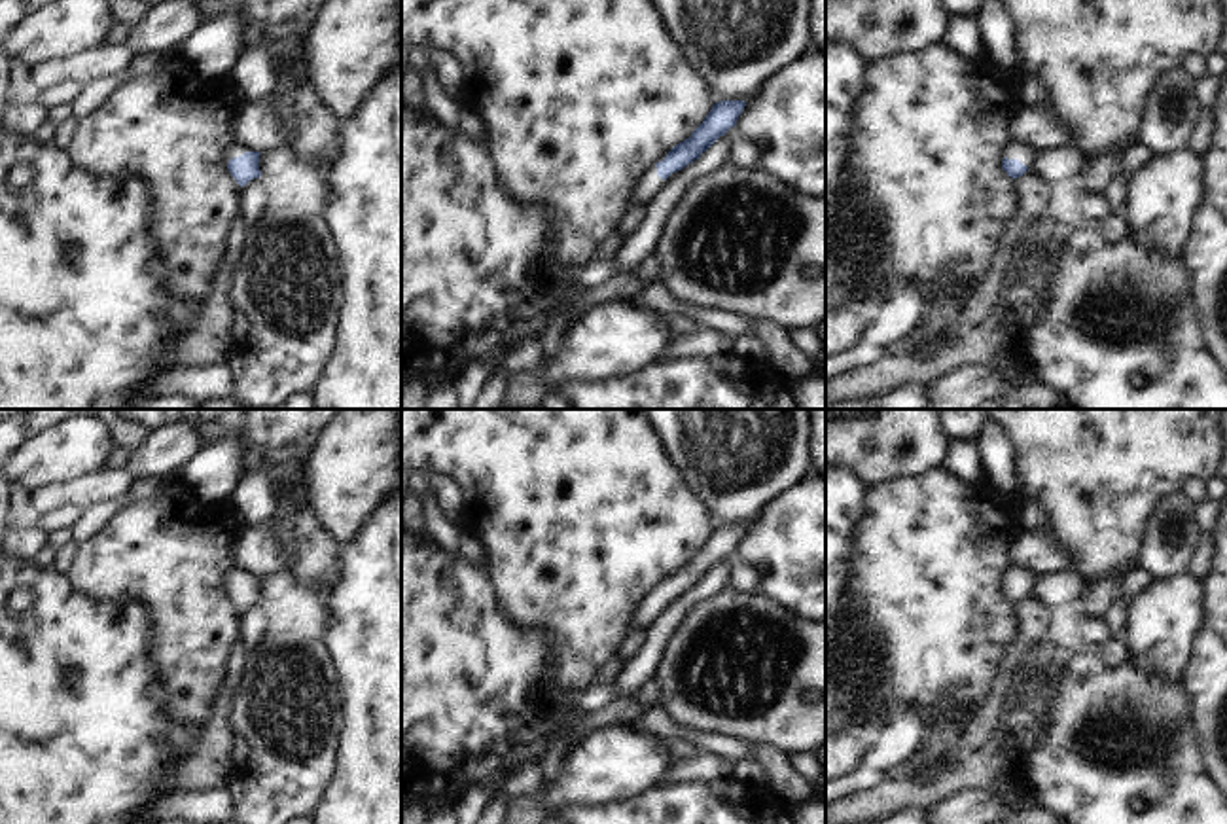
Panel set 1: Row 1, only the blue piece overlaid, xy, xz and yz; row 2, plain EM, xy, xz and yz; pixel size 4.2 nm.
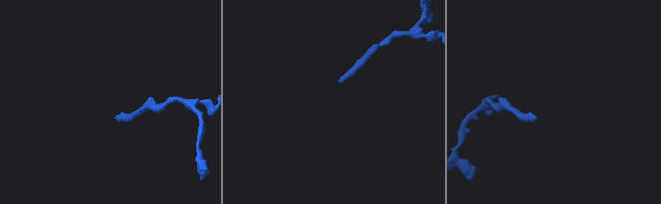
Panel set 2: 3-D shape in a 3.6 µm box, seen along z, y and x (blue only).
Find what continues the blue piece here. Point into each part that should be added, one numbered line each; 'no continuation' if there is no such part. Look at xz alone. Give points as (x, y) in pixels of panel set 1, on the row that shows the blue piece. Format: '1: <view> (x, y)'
1: xz (650, 182).

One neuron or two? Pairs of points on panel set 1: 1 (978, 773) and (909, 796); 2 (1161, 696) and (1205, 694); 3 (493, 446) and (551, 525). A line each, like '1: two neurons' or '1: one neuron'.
1: one neuron
2: two neurons
3: one neuron

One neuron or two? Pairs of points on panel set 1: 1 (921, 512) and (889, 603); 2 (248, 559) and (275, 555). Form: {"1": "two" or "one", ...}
{"1": "one", "2": "one"}

